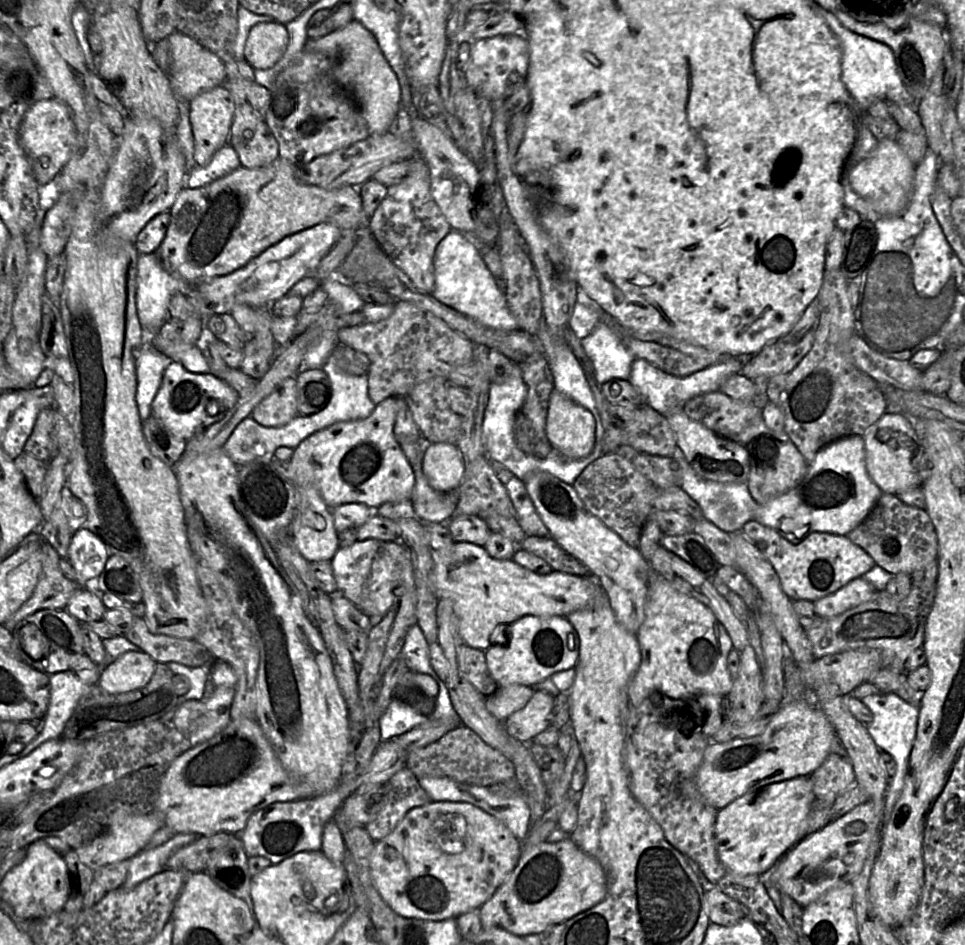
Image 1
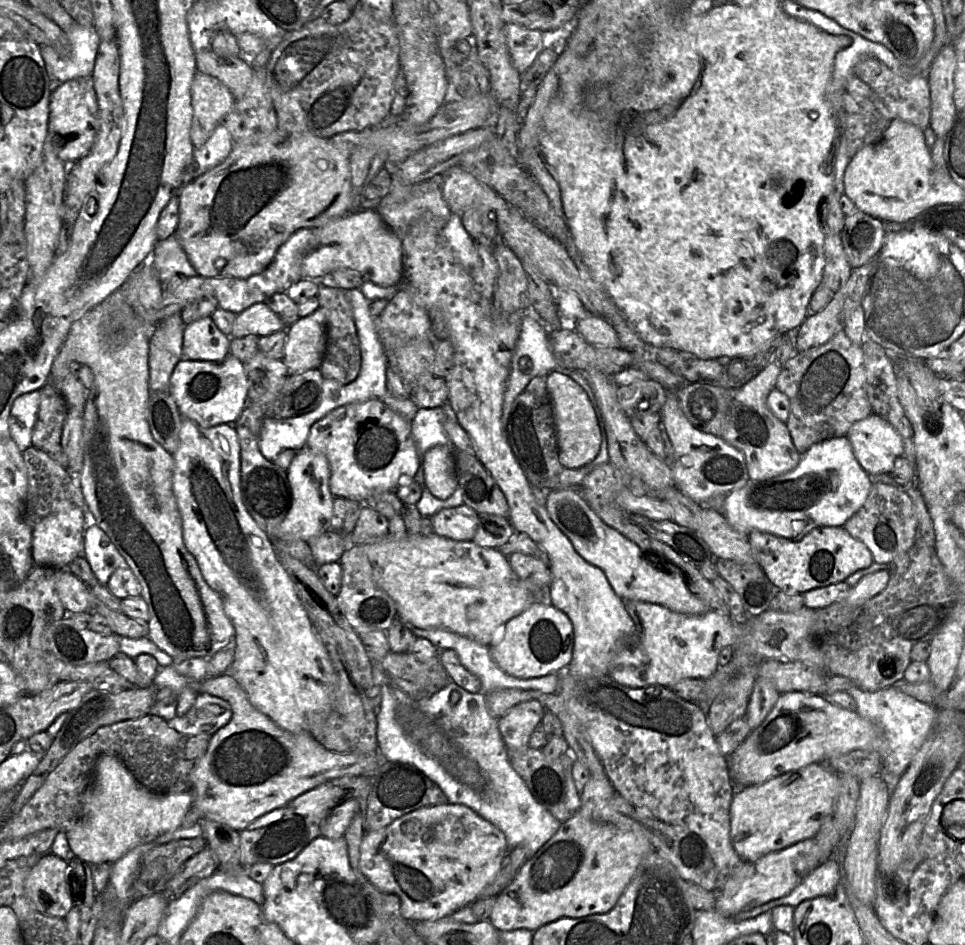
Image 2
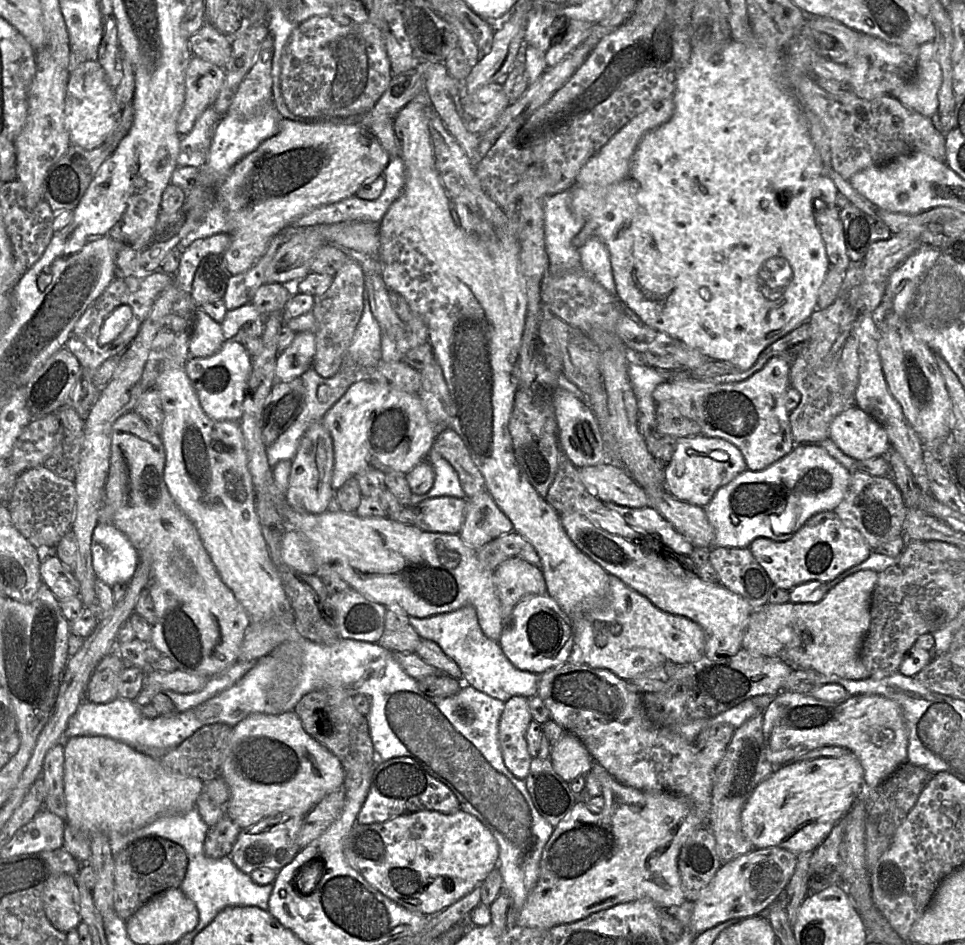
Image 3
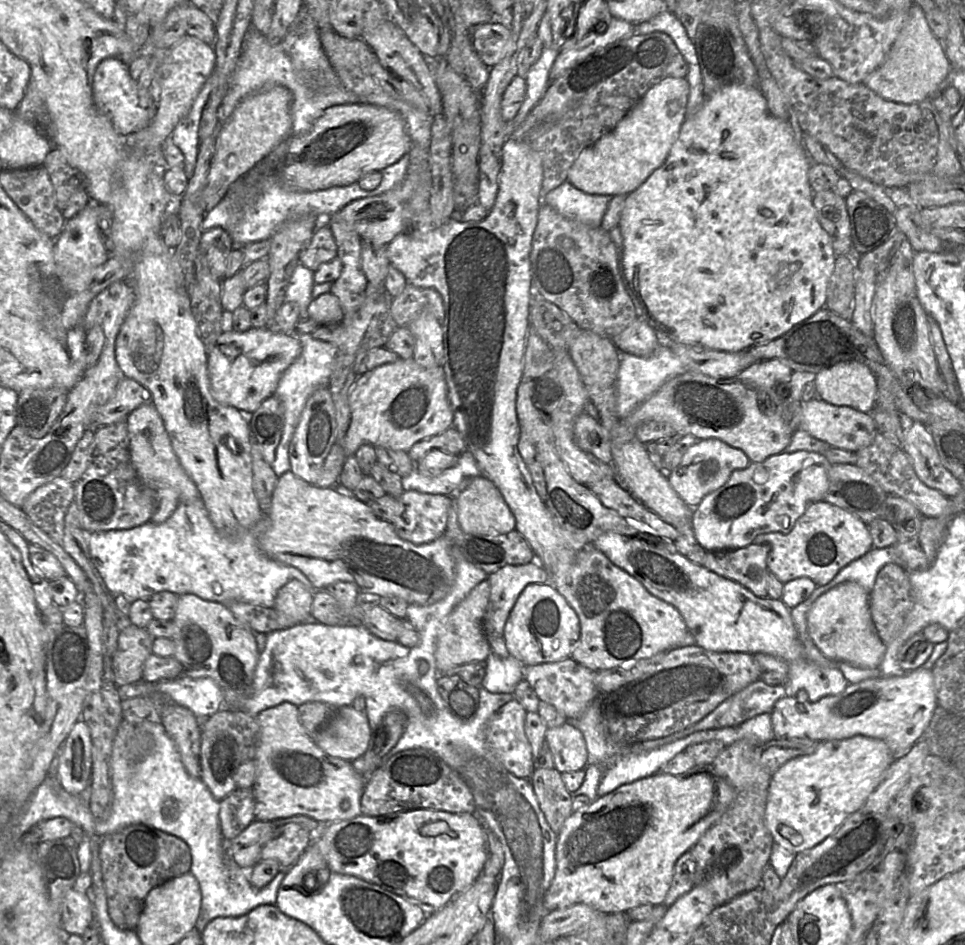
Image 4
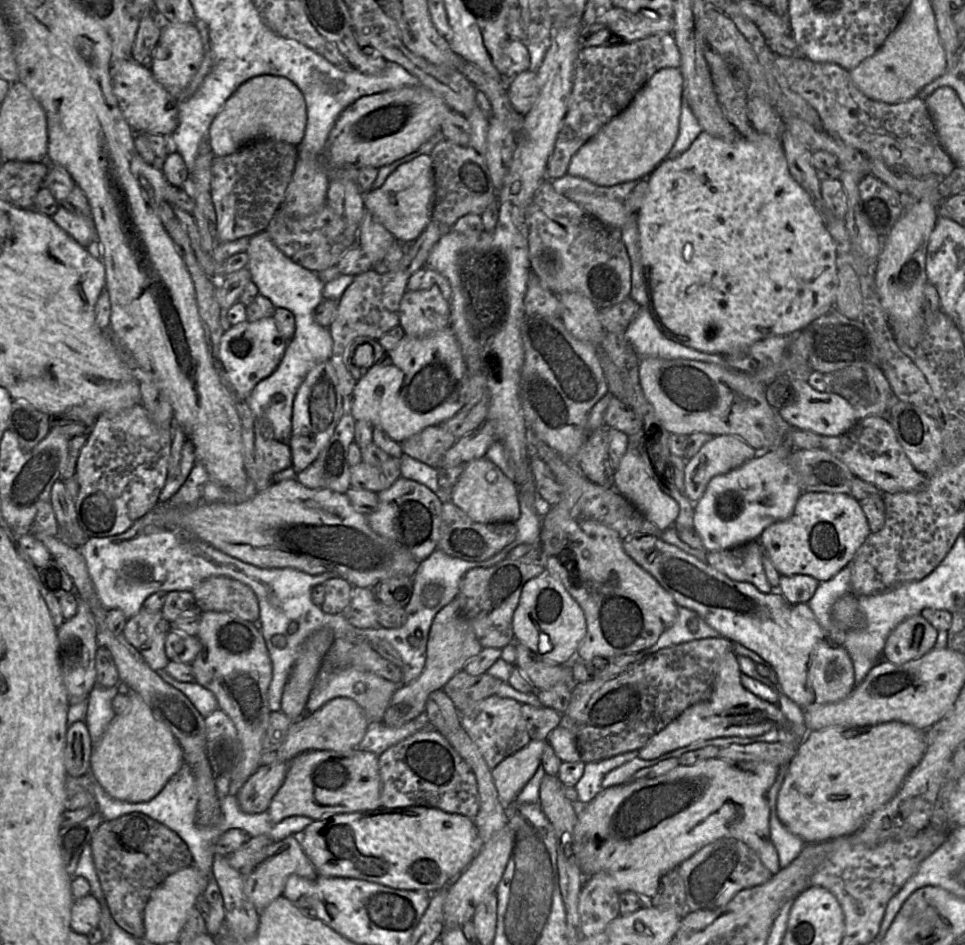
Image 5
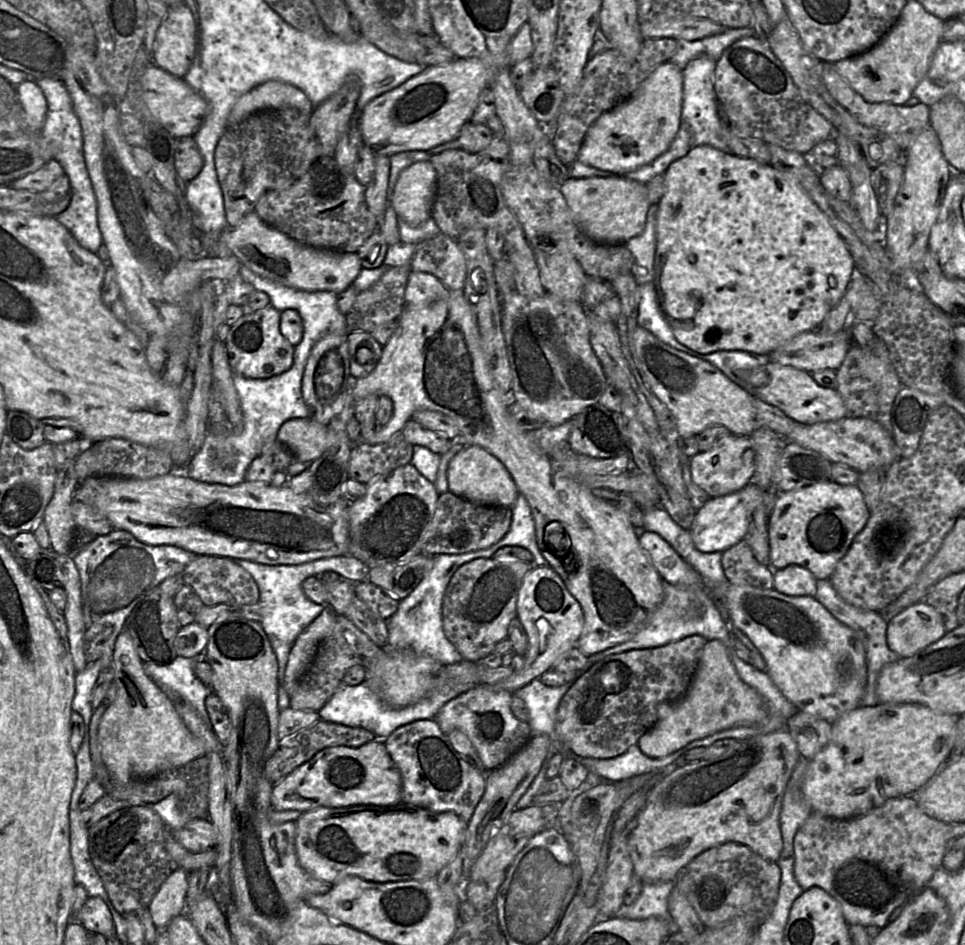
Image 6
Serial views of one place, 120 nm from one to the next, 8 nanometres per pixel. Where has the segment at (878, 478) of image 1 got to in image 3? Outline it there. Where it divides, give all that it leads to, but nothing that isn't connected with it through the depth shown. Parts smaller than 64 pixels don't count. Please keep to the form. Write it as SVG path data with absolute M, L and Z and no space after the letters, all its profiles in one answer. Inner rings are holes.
M856 406L834 418L829 439L856 461L886 456L892 449L884 427Z

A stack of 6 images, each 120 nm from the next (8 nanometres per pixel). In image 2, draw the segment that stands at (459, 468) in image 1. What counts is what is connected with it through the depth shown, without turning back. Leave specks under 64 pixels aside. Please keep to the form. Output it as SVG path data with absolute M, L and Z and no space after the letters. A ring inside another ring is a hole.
M439 445L424 456L425 484L439 499L446 499L458 487L455 449L452 445Z

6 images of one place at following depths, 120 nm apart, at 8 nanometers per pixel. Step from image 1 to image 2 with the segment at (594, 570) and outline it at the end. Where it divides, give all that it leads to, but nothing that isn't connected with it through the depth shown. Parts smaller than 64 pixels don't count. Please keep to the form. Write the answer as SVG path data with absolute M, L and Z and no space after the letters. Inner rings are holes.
M550 489L545 492L544 504L551 520L568 538L575 551L585 561L603 571L612 589L623 601L660 604L687 615L699 615L710 610L703 600L689 590L685 576L679 568L655 555L647 555L635 543L606 525L576 489Z

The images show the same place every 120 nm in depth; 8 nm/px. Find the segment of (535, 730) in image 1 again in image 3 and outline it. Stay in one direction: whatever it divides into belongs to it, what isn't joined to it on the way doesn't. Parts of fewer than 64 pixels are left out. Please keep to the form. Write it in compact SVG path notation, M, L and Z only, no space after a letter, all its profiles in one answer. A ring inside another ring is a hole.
M514 696L505 702L499 721L499 743L504 763L517 778L525 780L531 765L526 731L533 720L528 698Z

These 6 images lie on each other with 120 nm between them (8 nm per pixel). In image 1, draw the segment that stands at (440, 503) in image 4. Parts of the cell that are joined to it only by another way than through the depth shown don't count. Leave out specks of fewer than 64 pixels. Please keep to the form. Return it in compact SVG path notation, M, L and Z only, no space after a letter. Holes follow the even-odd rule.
M476 515L457 516L449 521L447 527L454 542L469 542L478 546L484 546L492 532Z

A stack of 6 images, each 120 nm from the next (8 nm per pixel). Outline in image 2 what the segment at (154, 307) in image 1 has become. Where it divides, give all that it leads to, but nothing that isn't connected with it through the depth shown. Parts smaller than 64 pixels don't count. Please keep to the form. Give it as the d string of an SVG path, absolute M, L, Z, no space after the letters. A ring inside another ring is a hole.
M174 234L164 240L157 240L148 262L152 264L161 284L169 282L176 275L185 277L196 275Z

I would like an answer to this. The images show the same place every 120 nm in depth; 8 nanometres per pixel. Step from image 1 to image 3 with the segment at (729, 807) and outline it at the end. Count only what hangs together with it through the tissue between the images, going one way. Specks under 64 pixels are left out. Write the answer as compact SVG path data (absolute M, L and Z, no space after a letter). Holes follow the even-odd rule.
M852 752L837 758L820 757L793 761L776 767L775 771L755 788L747 800L741 814L743 832L754 848L779 847L797 855L813 852L848 813L858 800L864 786L863 766Z

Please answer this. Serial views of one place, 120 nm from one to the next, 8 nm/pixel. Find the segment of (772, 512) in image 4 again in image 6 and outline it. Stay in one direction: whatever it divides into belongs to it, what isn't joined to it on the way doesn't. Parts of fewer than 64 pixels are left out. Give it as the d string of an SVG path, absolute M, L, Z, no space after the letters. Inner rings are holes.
M752 481L739 491L710 498L697 512L690 535L695 547L704 553L723 552L744 539L753 512L762 504L764 492Z

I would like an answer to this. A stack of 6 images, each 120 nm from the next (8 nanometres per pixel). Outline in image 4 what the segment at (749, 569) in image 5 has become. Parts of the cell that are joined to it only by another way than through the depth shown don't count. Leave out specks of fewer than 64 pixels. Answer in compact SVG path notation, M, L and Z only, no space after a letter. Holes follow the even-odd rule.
M751 543L732 550L707 551L703 566L738 582L756 597L767 597L769 569L766 558L769 550L769 546Z

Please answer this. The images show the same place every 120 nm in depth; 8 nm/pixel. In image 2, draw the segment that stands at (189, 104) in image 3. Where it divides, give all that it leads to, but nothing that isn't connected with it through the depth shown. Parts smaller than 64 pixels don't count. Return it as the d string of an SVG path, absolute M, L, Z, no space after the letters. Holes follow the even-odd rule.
M196 71L191 87L193 117L190 138L194 148L203 146L214 129L234 107L235 99L219 79Z

